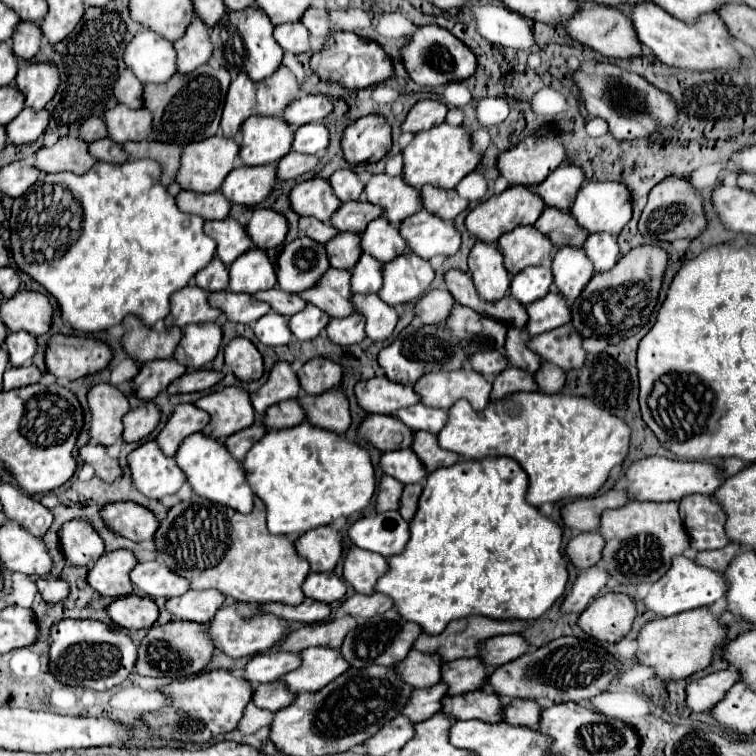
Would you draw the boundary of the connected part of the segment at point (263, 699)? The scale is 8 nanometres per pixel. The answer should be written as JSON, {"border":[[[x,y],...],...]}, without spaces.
{"border":[[[283,679],[265,683],[265,685],[257,685],[253,693],[253,703],[269,711],[279,711],[283,707],[289,707],[293,701],[295,701],[295,693],[289,691]]]}

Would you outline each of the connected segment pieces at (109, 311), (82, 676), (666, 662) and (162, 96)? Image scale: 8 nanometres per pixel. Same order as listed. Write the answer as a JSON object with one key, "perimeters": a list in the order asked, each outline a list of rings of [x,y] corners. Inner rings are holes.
{"perimeters":[[[[153,159],[127,161],[121,165],[99,161],[93,165],[93,169],[89,169],[83,175],[75,175],[75,173],[41,175],[41,179],[33,187],[29,187],[29,191],[25,195],[21,195],[13,201],[9,223],[11,223],[11,251],[13,251],[13,259],[15,259],[17,267],[21,271],[29,273],[35,281],[39,281],[59,301],[65,323],[69,323],[73,329],[85,331],[85,333],[95,333],[95,331],[103,331],[103,329],[109,329],[113,325],[119,325],[125,319],[125,315],[137,315],[149,327],[163,321],[169,315],[171,295],[175,291],[187,287],[191,283],[191,279],[203,267],[209,265],[209,261],[215,257],[215,247],[217,247],[215,241],[205,235],[205,231],[203,231],[205,221],[199,215],[187,215],[181,209],[177,209],[175,197],[171,197],[167,187],[161,183],[161,165]]],[[[63,619],[53,625],[49,671],[63,685],[81,685],[95,691],[107,691],[121,685],[137,663],[137,645],[117,627],[95,619]]],[[[709,607],[685,611],[681,615],[661,617],[649,621],[639,631],[639,651],[637,659],[643,665],[651,665],[657,669],[657,677],[663,681],[687,679],[697,671],[703,671],[713,663],[715,651],[725,643],[727,627],[719,621],[719,615],[713,615]]],[[[201,65],[189,75],[173,75],[173,79],[169,79],[167,83],[145,85],[143,105],[153,113],[153,139],[165,143],[179,143],[185,147],[189,143],[213,137],[219,131],[221,111],[225,105],[229,83],[231,77],[225,67],[213,69],[209,65]]]]}

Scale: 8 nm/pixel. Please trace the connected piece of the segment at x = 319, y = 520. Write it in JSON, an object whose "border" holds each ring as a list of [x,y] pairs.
{"border":[[[303,421],[289,429],[271,429],[243,461],[245,475],[267,505],[267,527],[275,535],[303,535],[337,517],[363,511],[377,489],[371,455],[365,447]]]}

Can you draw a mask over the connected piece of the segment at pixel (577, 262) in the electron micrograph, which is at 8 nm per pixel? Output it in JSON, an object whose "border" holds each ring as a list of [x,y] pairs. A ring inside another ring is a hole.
{"border":[[[561,247],[553,259],[553,283],[567,301],[581,295],[593,273],[593,263],[583,247]]]}

